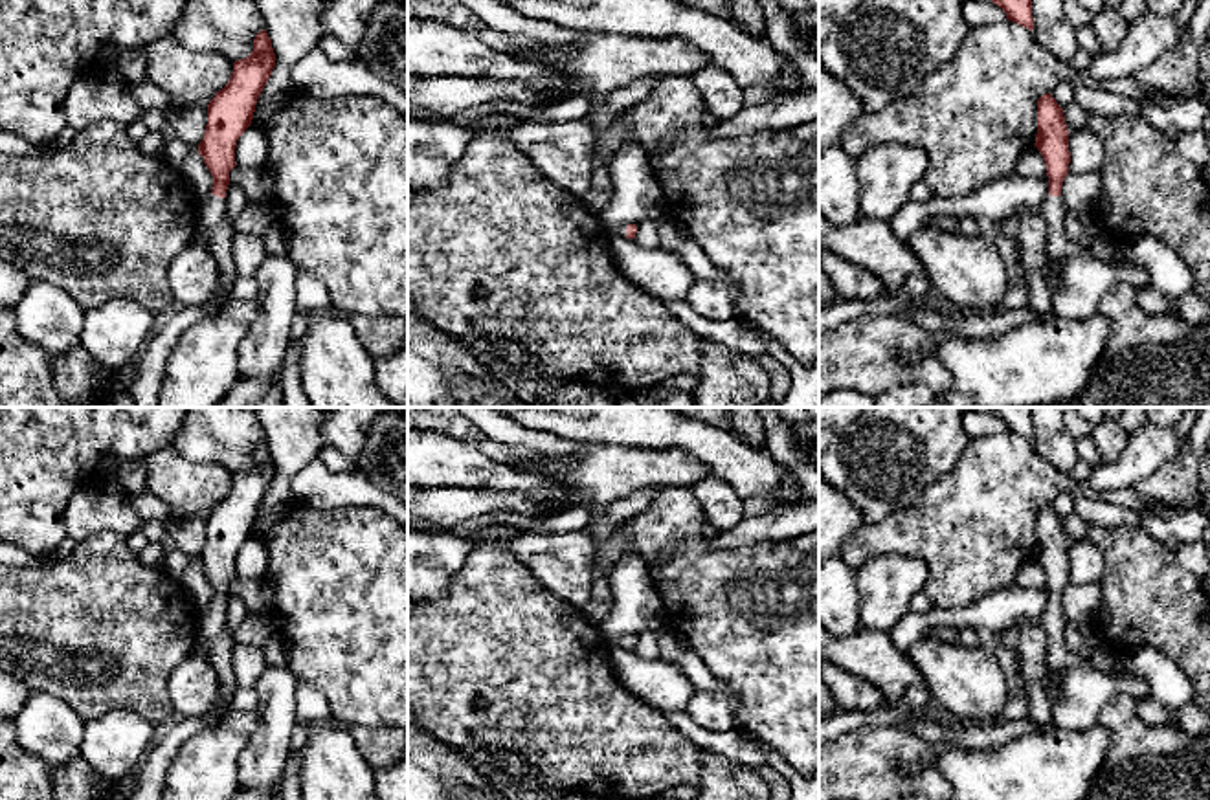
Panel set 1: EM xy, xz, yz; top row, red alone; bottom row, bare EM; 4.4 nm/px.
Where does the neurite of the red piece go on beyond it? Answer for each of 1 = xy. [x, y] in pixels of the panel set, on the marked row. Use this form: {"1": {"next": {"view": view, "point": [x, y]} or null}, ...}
{"1": {"next": {"view": "xy", "point": [212, 211]}}}

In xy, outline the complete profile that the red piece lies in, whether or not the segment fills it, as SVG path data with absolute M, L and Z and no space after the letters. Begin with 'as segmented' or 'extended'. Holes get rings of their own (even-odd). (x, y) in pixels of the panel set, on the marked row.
extended; M263 29L253 39L253 51L233 62L228 84L207 105L207 125L198 145L198 154L213 176L211 193L200 200L198 228L209 239L209 251L218 266L218 290L231 297L237 270L231 255L235 231L226 218L226 191L230 171L235 163L237 139L252 125L257 99L272 75L275 53L272 40Z

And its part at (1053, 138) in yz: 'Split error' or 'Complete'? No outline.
Split error

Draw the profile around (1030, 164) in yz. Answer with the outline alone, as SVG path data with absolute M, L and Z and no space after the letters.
M1030 145L1015 161L1012 174L1041 178L1047 174L1047 165L1036 145Z

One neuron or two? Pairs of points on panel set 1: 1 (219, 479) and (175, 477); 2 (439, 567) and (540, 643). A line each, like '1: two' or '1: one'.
1: one
2: two

